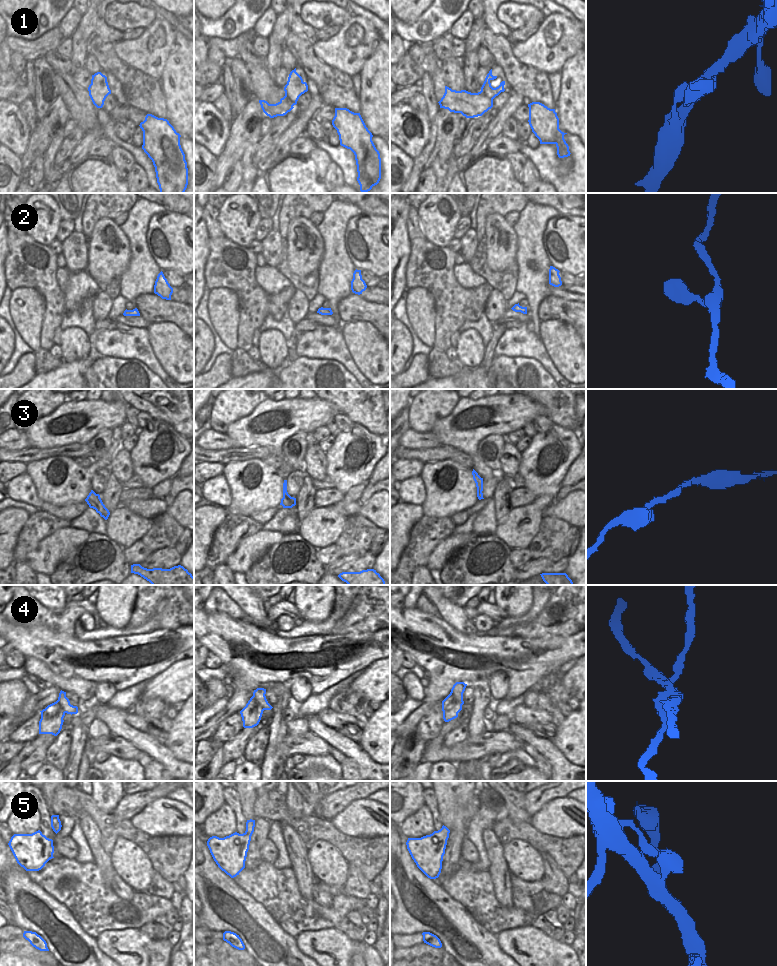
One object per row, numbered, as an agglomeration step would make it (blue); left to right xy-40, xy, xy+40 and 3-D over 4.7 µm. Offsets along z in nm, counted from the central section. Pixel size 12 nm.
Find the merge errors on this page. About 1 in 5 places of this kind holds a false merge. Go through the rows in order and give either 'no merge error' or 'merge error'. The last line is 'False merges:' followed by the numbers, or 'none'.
1: no merge error
2: no merge error
3: no merge error
4: merge error
5: no merge error
False merges: 4

